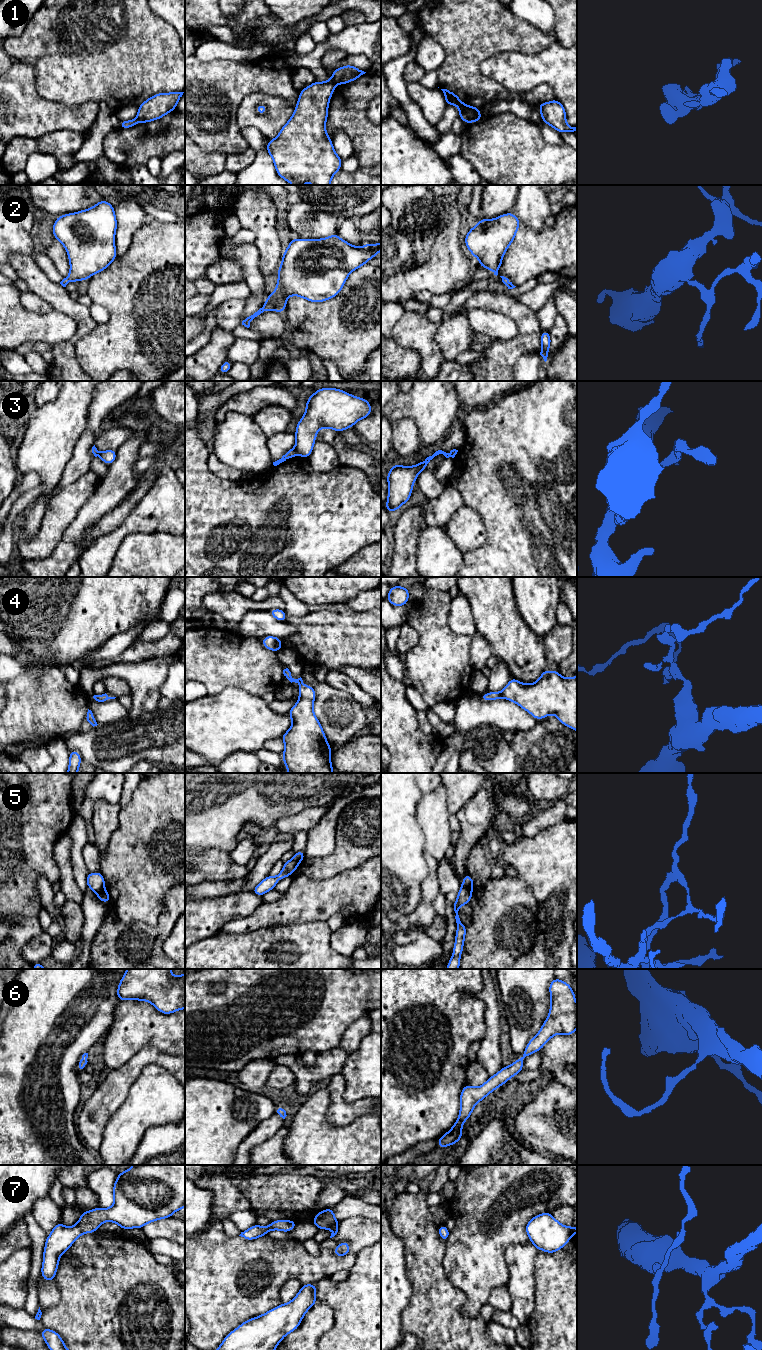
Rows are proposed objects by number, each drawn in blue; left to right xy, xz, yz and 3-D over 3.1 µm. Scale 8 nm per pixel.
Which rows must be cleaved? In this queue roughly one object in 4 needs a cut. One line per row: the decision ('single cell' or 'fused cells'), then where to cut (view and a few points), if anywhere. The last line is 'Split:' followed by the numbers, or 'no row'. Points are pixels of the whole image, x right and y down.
1: fused cells; cut in xz along (331, 78), (335, 84)
2: single cell; no cut
3: fused cells; cut in xz along (293, 448), (297, 454)
4: single cell; no cut
5: fused cells; cut in yz along (461, 885), (471, 890)
6: single cell; no cut
7: single cell; no cut
Split: 1, 3, 5

